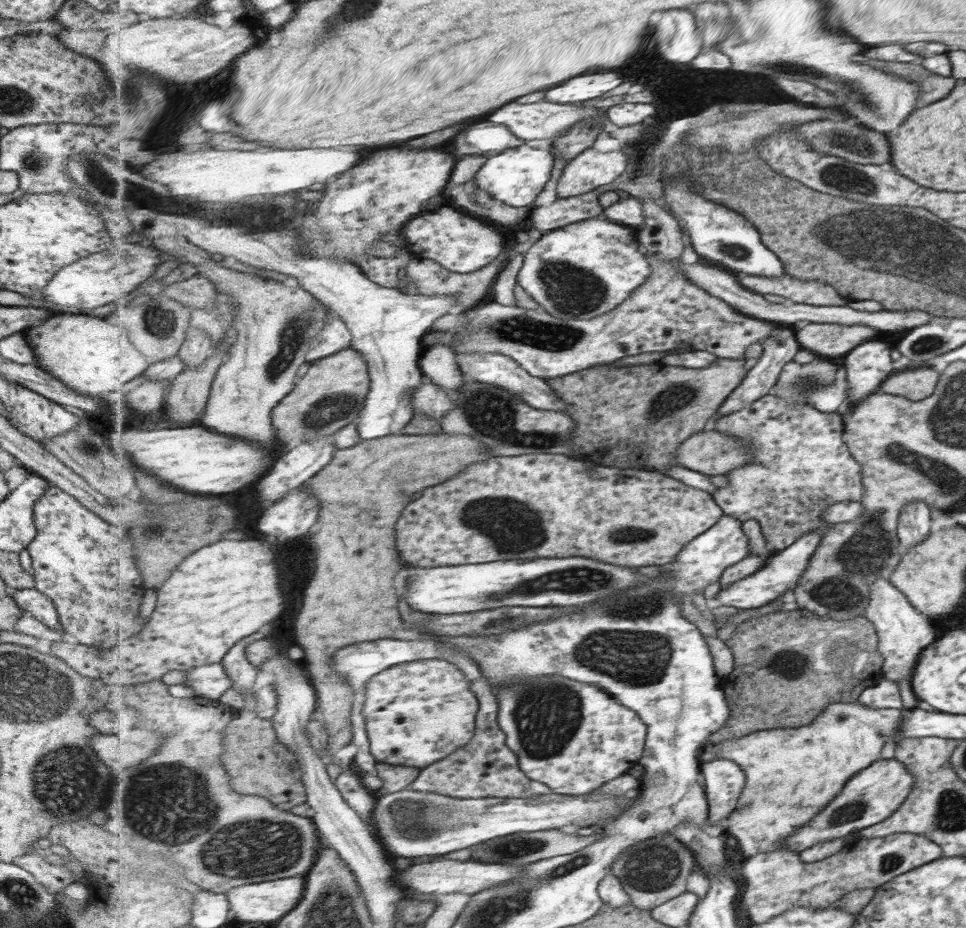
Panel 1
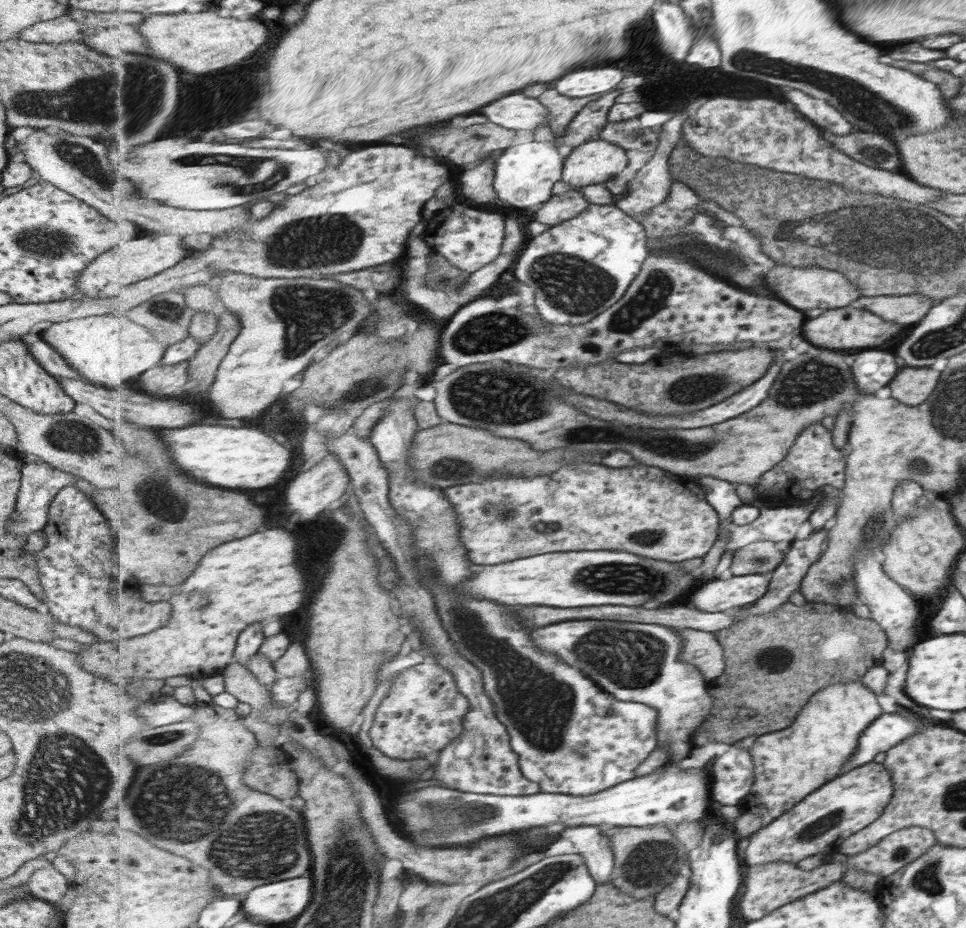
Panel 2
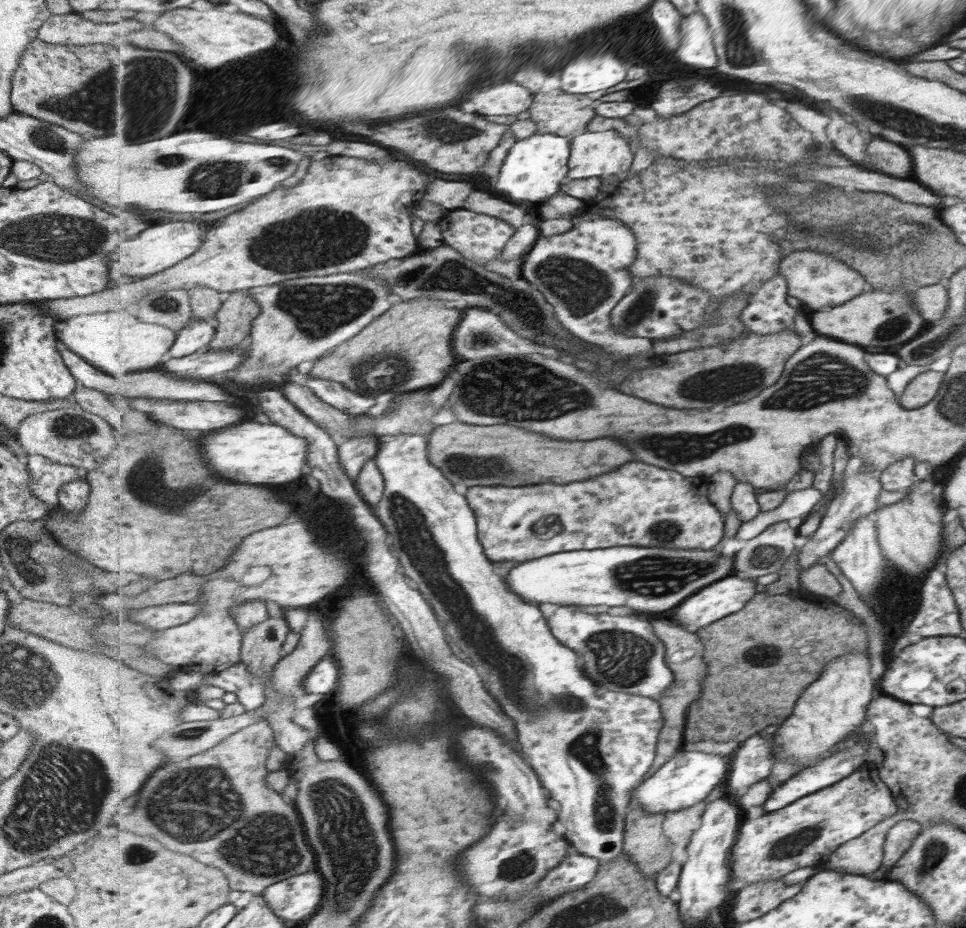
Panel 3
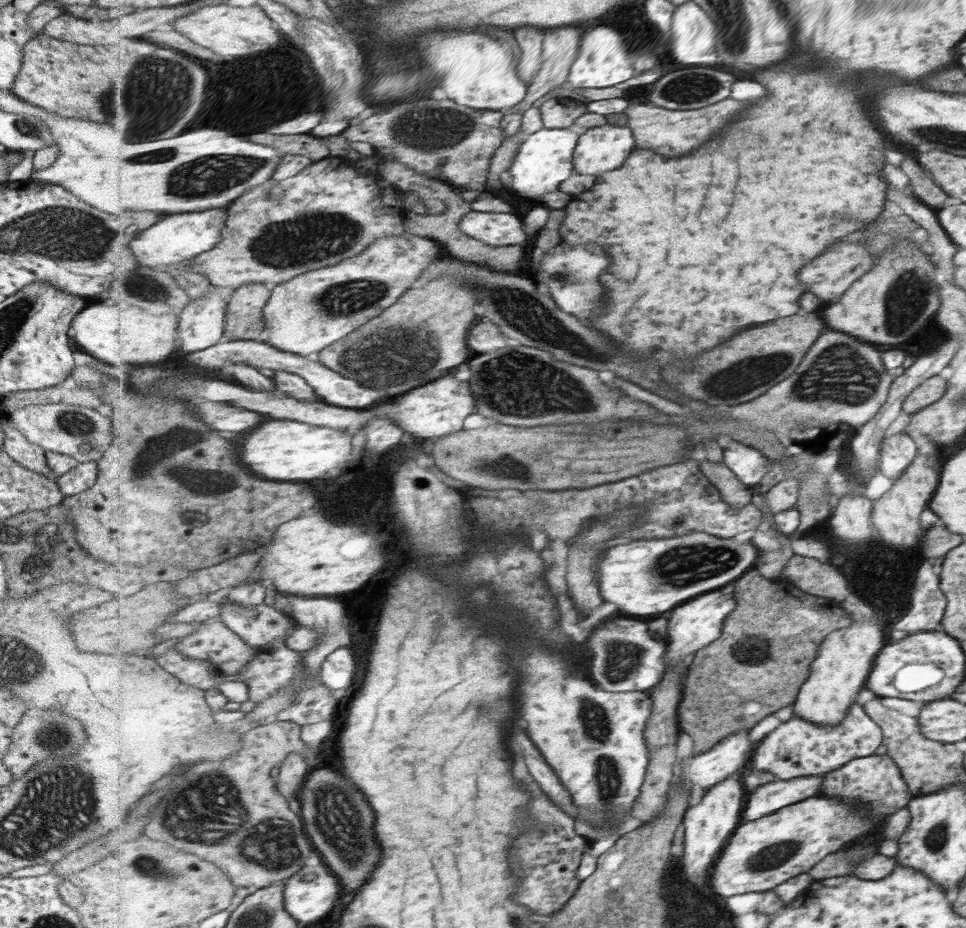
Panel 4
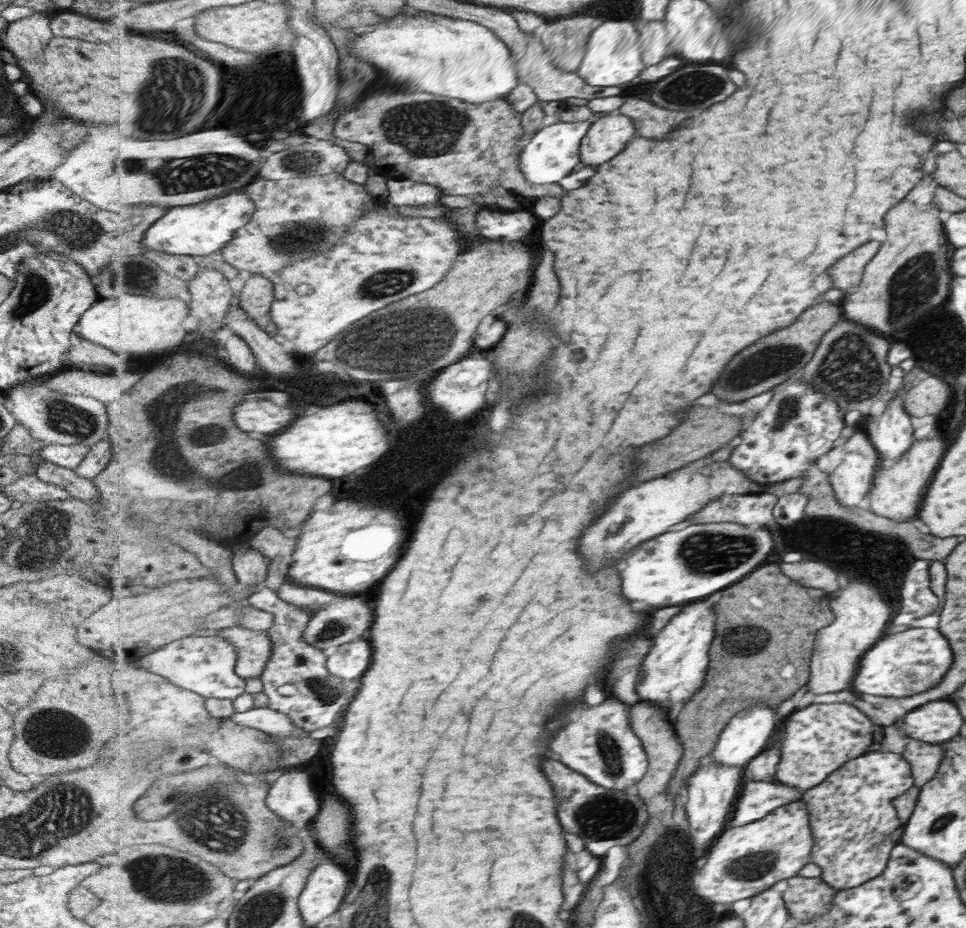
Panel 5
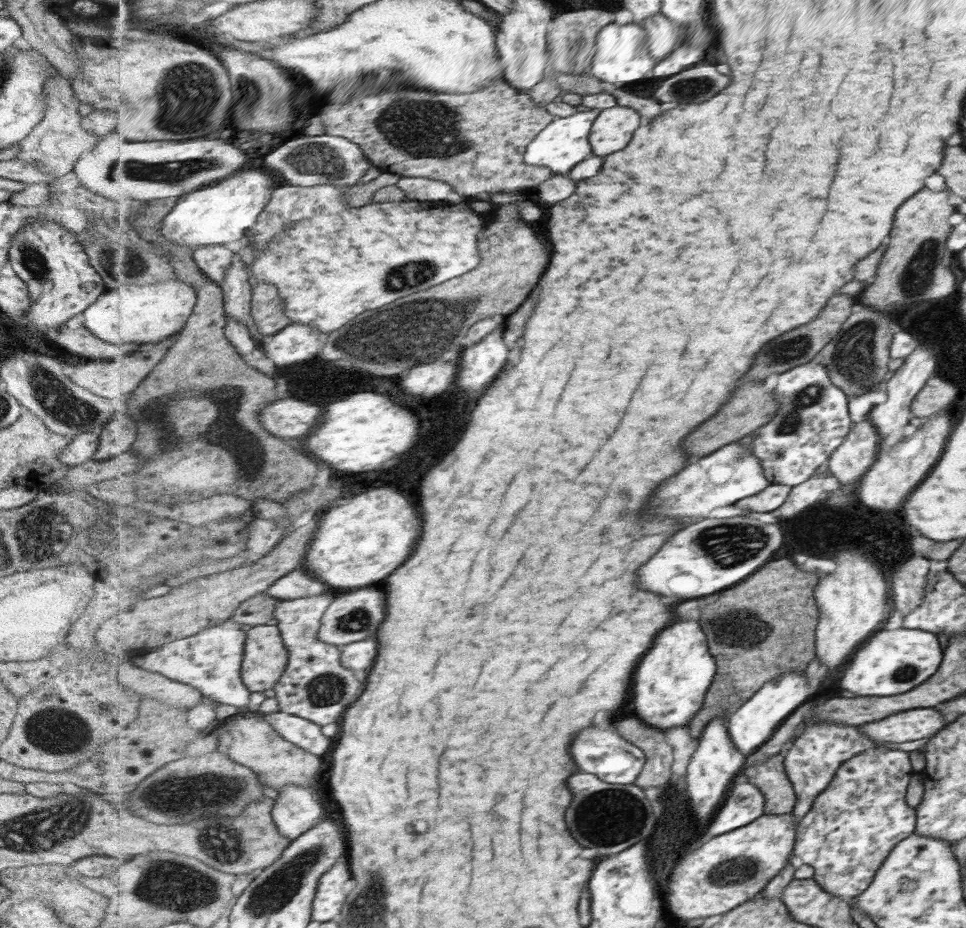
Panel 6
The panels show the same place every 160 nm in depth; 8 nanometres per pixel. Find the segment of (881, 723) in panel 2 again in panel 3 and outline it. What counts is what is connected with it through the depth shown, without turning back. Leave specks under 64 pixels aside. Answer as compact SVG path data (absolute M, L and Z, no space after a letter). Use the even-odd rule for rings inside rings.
M870 739L862 740L862 742L856 742L851 744L851 747L846 751L841 751L837 755L831 757L825 757L811 766L807 766L801 769L801 772L791 776L790 779L787 779L783 784L777 787L772 793L771 796L767 799L767 802L762 806L763 810L767 813L775 812L787 804L798 801L800 798L807 796L809 793L817 792L822 788L831 786L836 782L839 782L842 778L849 776L857 770L861 764L865 762L865 753L869 749Z

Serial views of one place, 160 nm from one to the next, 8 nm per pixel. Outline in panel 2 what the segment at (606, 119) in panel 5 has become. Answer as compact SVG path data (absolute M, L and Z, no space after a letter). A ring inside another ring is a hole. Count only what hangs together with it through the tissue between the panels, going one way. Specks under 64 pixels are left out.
M591 139L576 146L566 158L561 184L569 188L603 184L629 164L626 149L608 140Z

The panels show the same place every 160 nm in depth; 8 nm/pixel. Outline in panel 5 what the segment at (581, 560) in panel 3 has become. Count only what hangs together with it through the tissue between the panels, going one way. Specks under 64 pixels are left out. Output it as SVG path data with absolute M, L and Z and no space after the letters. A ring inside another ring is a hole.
M737 523L695 524L684 529L673 529L663 536L657 536L637 550L623 568L623 594L633 602L647 602L653 608L689 604L699 598L711 596L719 590L737 584L747 574L757 570L773 552L775 542L771 532L764 527L748 527Z

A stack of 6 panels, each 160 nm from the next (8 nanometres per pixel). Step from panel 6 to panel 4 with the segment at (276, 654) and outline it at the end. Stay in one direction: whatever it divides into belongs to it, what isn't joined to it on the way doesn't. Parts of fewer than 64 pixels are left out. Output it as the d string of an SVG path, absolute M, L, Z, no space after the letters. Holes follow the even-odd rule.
M220 621L204 622L174 648L184 657L214 662L223 675L239 675L259 655L254 646Z

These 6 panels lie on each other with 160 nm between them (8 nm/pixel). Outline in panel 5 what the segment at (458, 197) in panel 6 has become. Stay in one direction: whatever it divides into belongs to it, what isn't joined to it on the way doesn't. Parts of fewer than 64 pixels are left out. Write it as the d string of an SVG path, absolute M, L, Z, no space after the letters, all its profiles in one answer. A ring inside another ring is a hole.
M395 178L387 180L389 198L386 202L394 206L421 206L421 204L433 204L443 198L444 192L437 186L421 184L410 178Z

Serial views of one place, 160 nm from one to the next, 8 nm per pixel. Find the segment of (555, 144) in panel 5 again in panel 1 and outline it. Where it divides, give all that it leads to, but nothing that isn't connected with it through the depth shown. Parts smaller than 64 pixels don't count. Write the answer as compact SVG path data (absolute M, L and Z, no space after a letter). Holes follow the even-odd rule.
M527 144L510 148L503 151L503 154L491 158L481 172L477 173L477 182L483 190L491 192L495 198L505 200L511 206L531 206L537 196L543 192L545 184L551 180L551 172L553 172L553 153L549 150L541 150L531 148Z

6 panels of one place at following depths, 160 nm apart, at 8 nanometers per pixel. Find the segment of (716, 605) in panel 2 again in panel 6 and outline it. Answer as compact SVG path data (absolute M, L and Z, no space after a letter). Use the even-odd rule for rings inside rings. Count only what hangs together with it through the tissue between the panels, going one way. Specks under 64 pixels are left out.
M679 622L659 634L655 648L647 652L635 672L633 710L645 724L661 730L687 727L703 709L707 692L717 677L718 664L707 646L707 636L699 622Z

